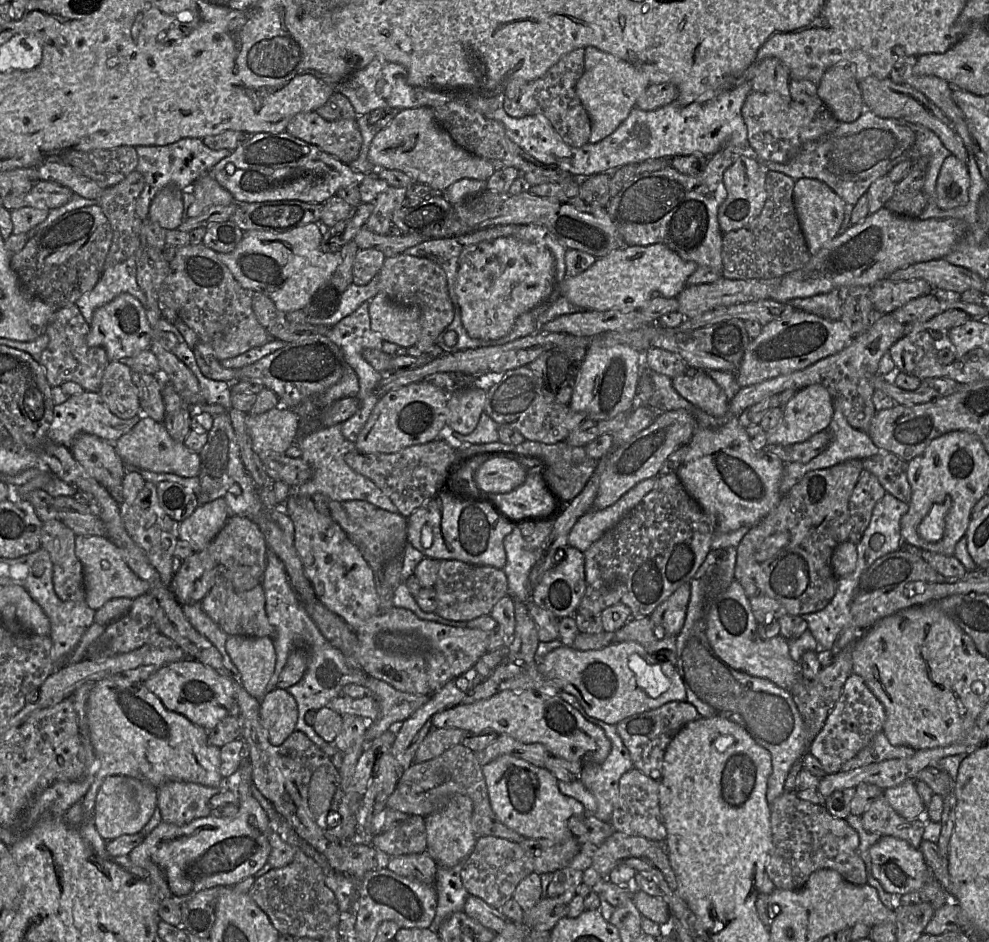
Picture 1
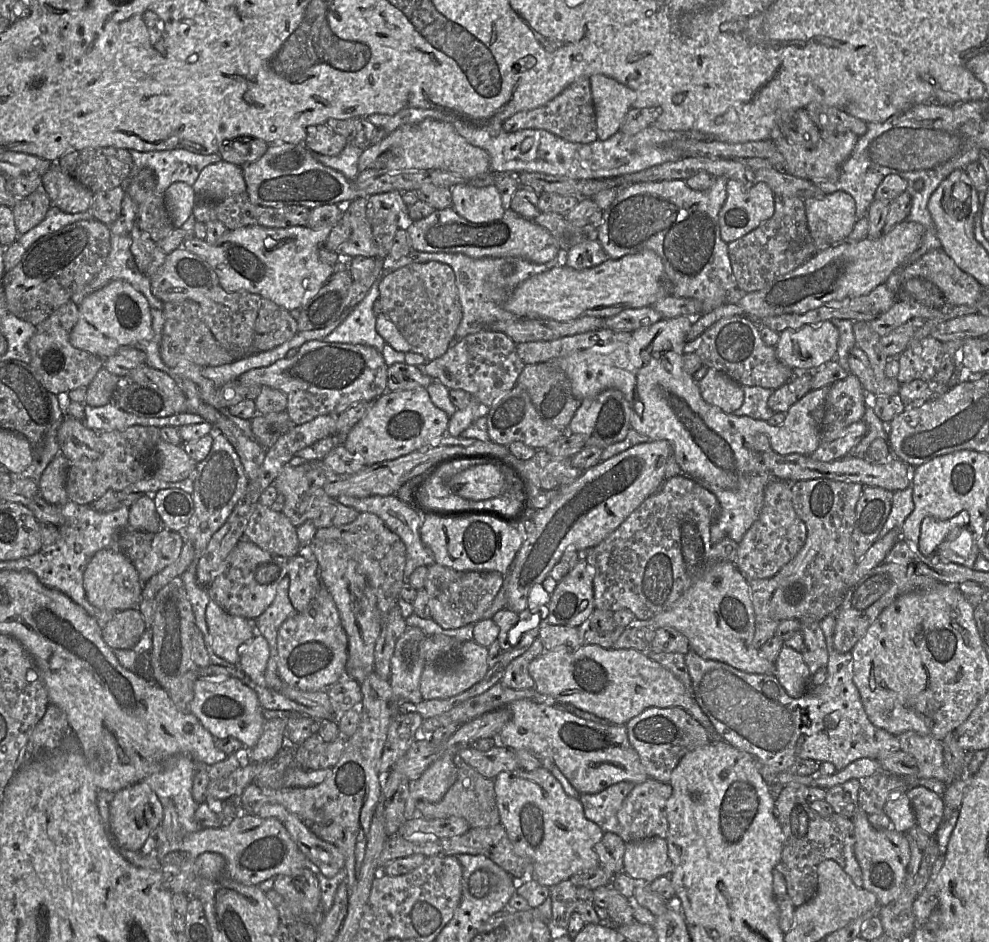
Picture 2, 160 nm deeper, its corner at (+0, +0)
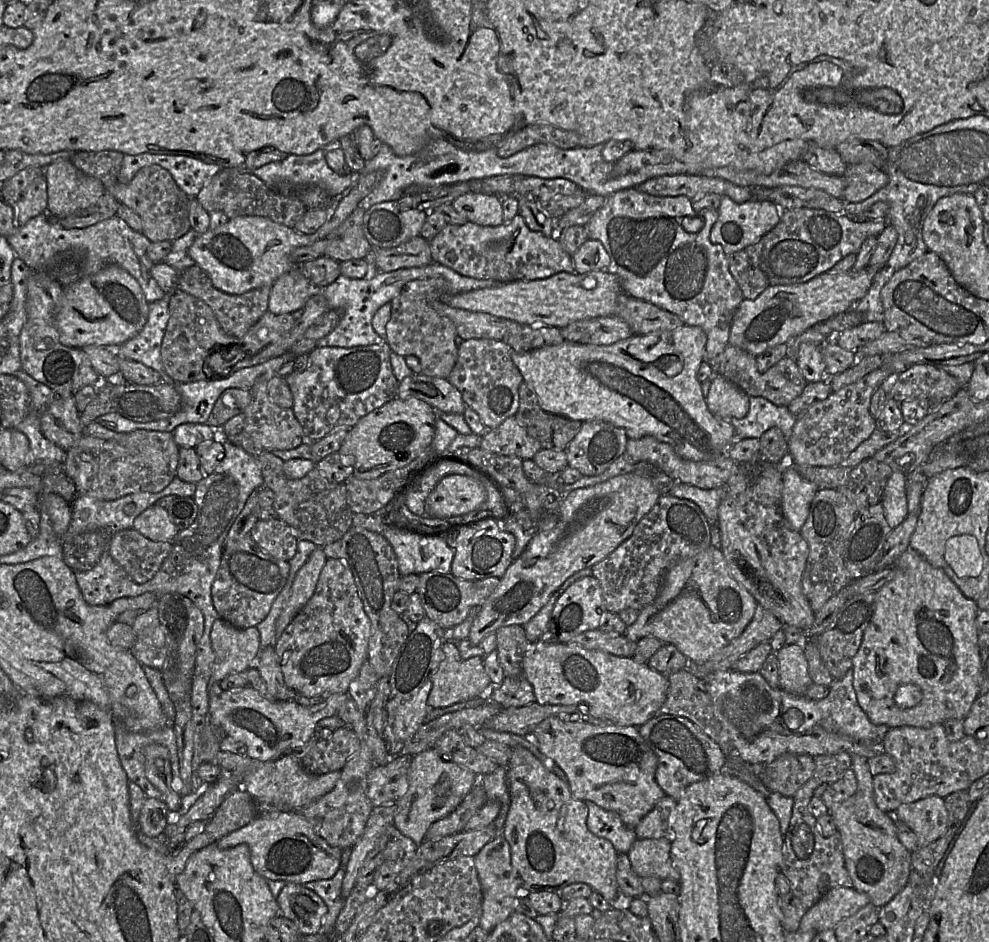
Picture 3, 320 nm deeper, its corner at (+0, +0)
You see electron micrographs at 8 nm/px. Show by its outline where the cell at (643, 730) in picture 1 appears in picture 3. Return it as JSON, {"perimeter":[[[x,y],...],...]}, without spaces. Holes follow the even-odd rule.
{"perimeter":[[[657,714],[640,726],[638,730],[647,745],[657,756],[658,766],[655,773],[657,784],[664,791],[665,795],[671,796],[675,801],[680,799],[684,789],[690,784],[706,780],[723,772],[726,755],[709,736],[685,717],[671,714]]]}

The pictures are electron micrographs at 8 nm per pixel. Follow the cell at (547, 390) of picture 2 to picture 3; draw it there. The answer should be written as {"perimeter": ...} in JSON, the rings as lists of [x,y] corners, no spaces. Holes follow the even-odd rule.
{"perimeter":[[[524,380],[519,386],[519,408],[514,416],[543,449],[566,450],[583,423],[544,411],[534,388]]]}

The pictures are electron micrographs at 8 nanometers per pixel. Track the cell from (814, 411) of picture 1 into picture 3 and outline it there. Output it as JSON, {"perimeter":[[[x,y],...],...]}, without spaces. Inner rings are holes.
{"perimeter":[[[684,324],[672,330],[633,335],[609,345],[563,341],[538,349],[512,351],[514,364],[523,380],[531,385],[540,407],[549,413],[581,422],[604,421],[623,428],[629,439],[653,436],[673,447],[682,458],[708,461],[727,454],[737,440],[734,426],[710,411],[702,393],[697,371],[705,359],[707,335],[699,326]]]}

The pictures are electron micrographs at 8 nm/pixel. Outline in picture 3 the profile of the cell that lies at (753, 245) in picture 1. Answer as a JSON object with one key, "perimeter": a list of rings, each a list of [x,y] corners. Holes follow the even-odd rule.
{"perimeter":[[[760,239],[756,243],[728,255],[730,271],[739,284],[745,299],[757,298],[770,285],[760,268],[762,249],[763,241]]]}

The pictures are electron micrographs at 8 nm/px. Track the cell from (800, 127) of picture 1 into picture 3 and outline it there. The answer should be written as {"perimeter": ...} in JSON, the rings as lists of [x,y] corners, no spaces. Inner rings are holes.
{"perimeter":[[[869,162],[849,165],[843,175],[845,203],[862,202],[885,187],[887,174]]]}

